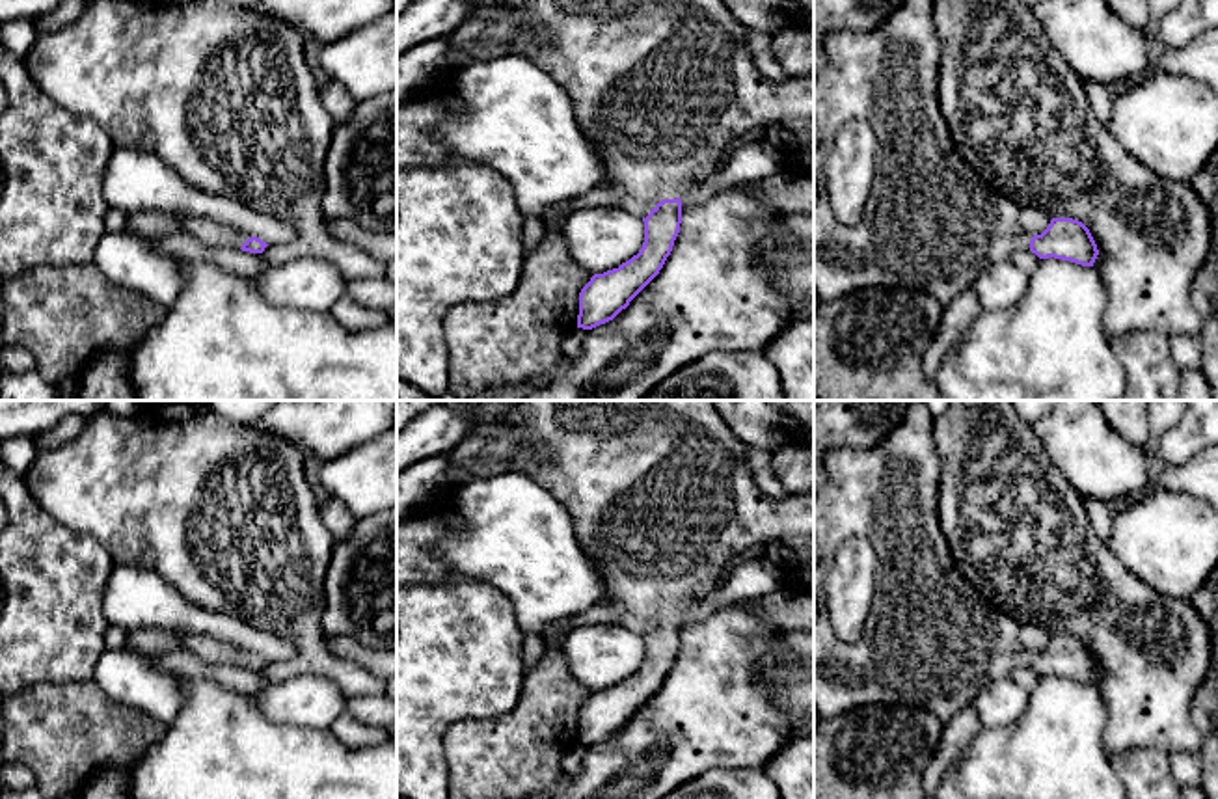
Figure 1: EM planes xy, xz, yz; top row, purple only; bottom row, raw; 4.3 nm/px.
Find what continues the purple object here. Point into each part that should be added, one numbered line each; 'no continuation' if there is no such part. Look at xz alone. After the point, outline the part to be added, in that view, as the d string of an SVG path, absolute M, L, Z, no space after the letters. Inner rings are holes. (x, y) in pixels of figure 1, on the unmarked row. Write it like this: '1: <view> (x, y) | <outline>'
1: xz (662, 494) | M518 400L516 408L505 417L507 423L529 430L538 441L546 443L553 458L546 462L529 445L521 445L512 458L516 473L531 477L546 488L572 516L574 533L579 546L590 557L605 585L605 605L618 611L616 624L646 635L663 616L682 615L683 607L702 596L708 596L721 585L721 570L739 553L754 544L782 542L793 557L801 561L814 559L814 492L769 497L754 481L749 462L749 445L739 440L724 423L713 400Z

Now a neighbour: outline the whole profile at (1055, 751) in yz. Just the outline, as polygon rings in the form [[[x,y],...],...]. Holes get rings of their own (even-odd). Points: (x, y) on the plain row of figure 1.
[[[1041,676],[1013,726],[981,728],[944,773],[933,799],[1127,799],[1103,738],[1108,711],[1099,689],[1062,676]]]

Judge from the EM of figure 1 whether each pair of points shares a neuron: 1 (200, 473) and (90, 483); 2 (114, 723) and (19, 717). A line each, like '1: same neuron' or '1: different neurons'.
1: same neuron
2: same neuron

